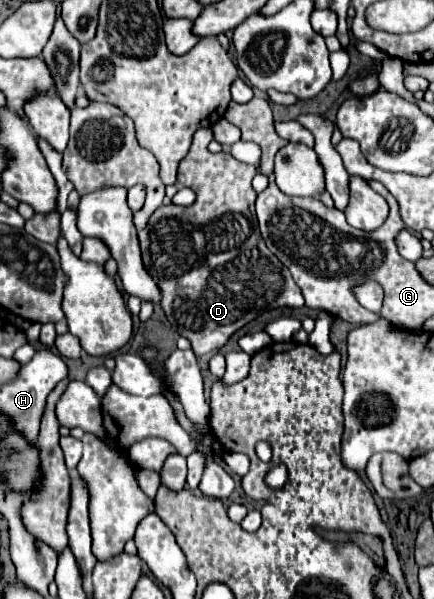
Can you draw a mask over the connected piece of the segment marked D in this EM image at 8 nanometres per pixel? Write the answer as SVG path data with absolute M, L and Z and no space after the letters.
M251 99L249 103L239 104L230 101L224 117L241 130L241 140L252 141L261 147L261 161L257 165L247 165L235 161L227 153L211 153L208 150L209 143L213 140L213 132L210 127L199 128L193 135L193 145L189 153L179 163L179 183L191 187L197 195L195 203L189 207L181 205L161 205L155 209L155 213L149 217L147 225L139 231L139 245L143 255L143 265L147 273L157 281L157 287L161 289L161 309L165 311L165 317L173 317L175 327L179 327L179 335L187 337L191 341L191 347L197 357L203 357L207 351L217 351L221 343L227 343L227 339L253 321L263 311L275 309L275 307L303 307L303 295L295 281L291 279L291 273L283 263L265 247L265 241L261 239L257 231L257 217L253 211L255 203L255 191L251 187L251 179L257 173L271 175L273 173L273 155L285 145L283 139L273 131L273 117L269 103L265 99Z

